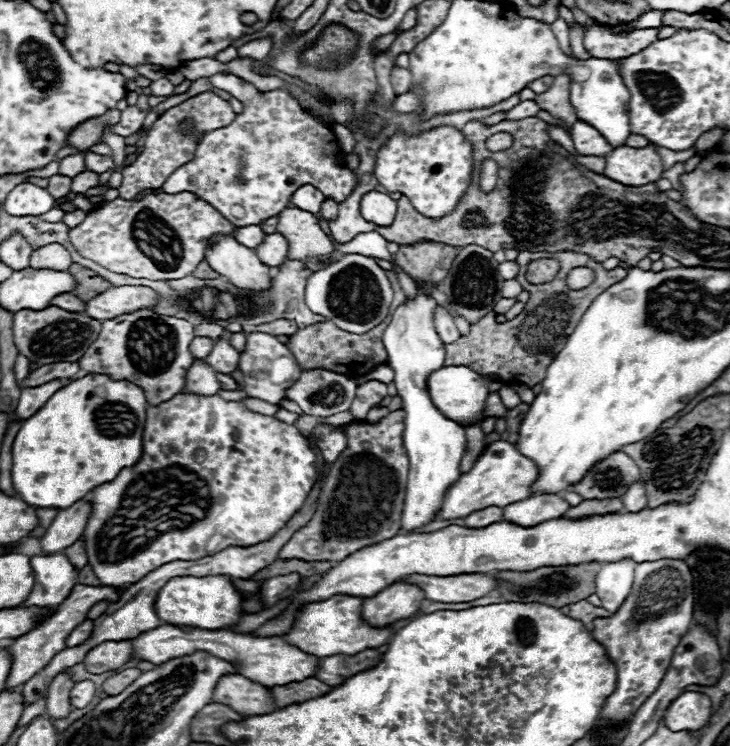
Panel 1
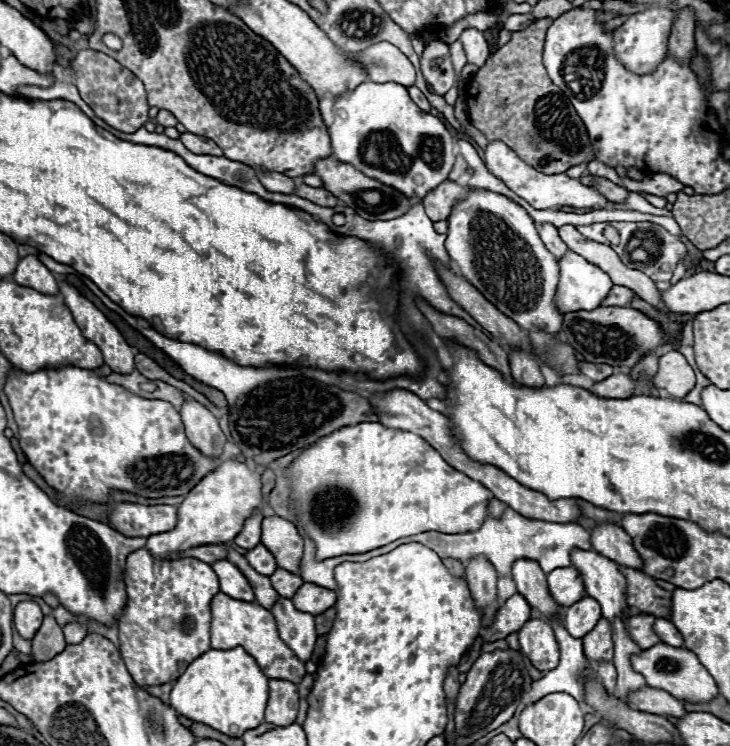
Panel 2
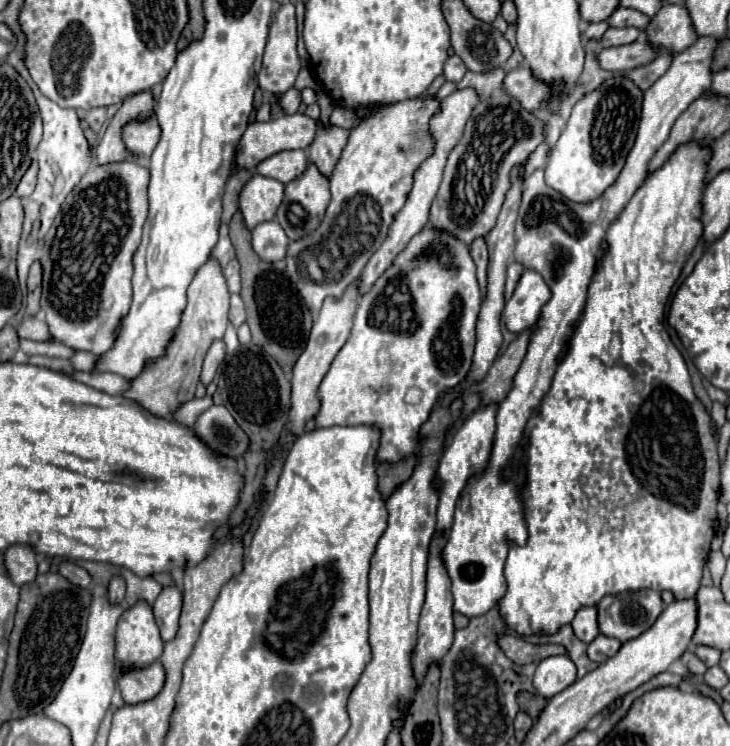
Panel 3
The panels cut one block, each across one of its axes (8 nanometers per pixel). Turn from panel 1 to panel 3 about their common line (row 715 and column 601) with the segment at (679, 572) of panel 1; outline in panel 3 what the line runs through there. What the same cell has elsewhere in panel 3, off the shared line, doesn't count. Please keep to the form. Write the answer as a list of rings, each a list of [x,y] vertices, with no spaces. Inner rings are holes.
[[[654,590],[604,596],[598,604],[600,634],[616,638],[624,644],[646,632],[656,622],[662,608],[662,598]]]

